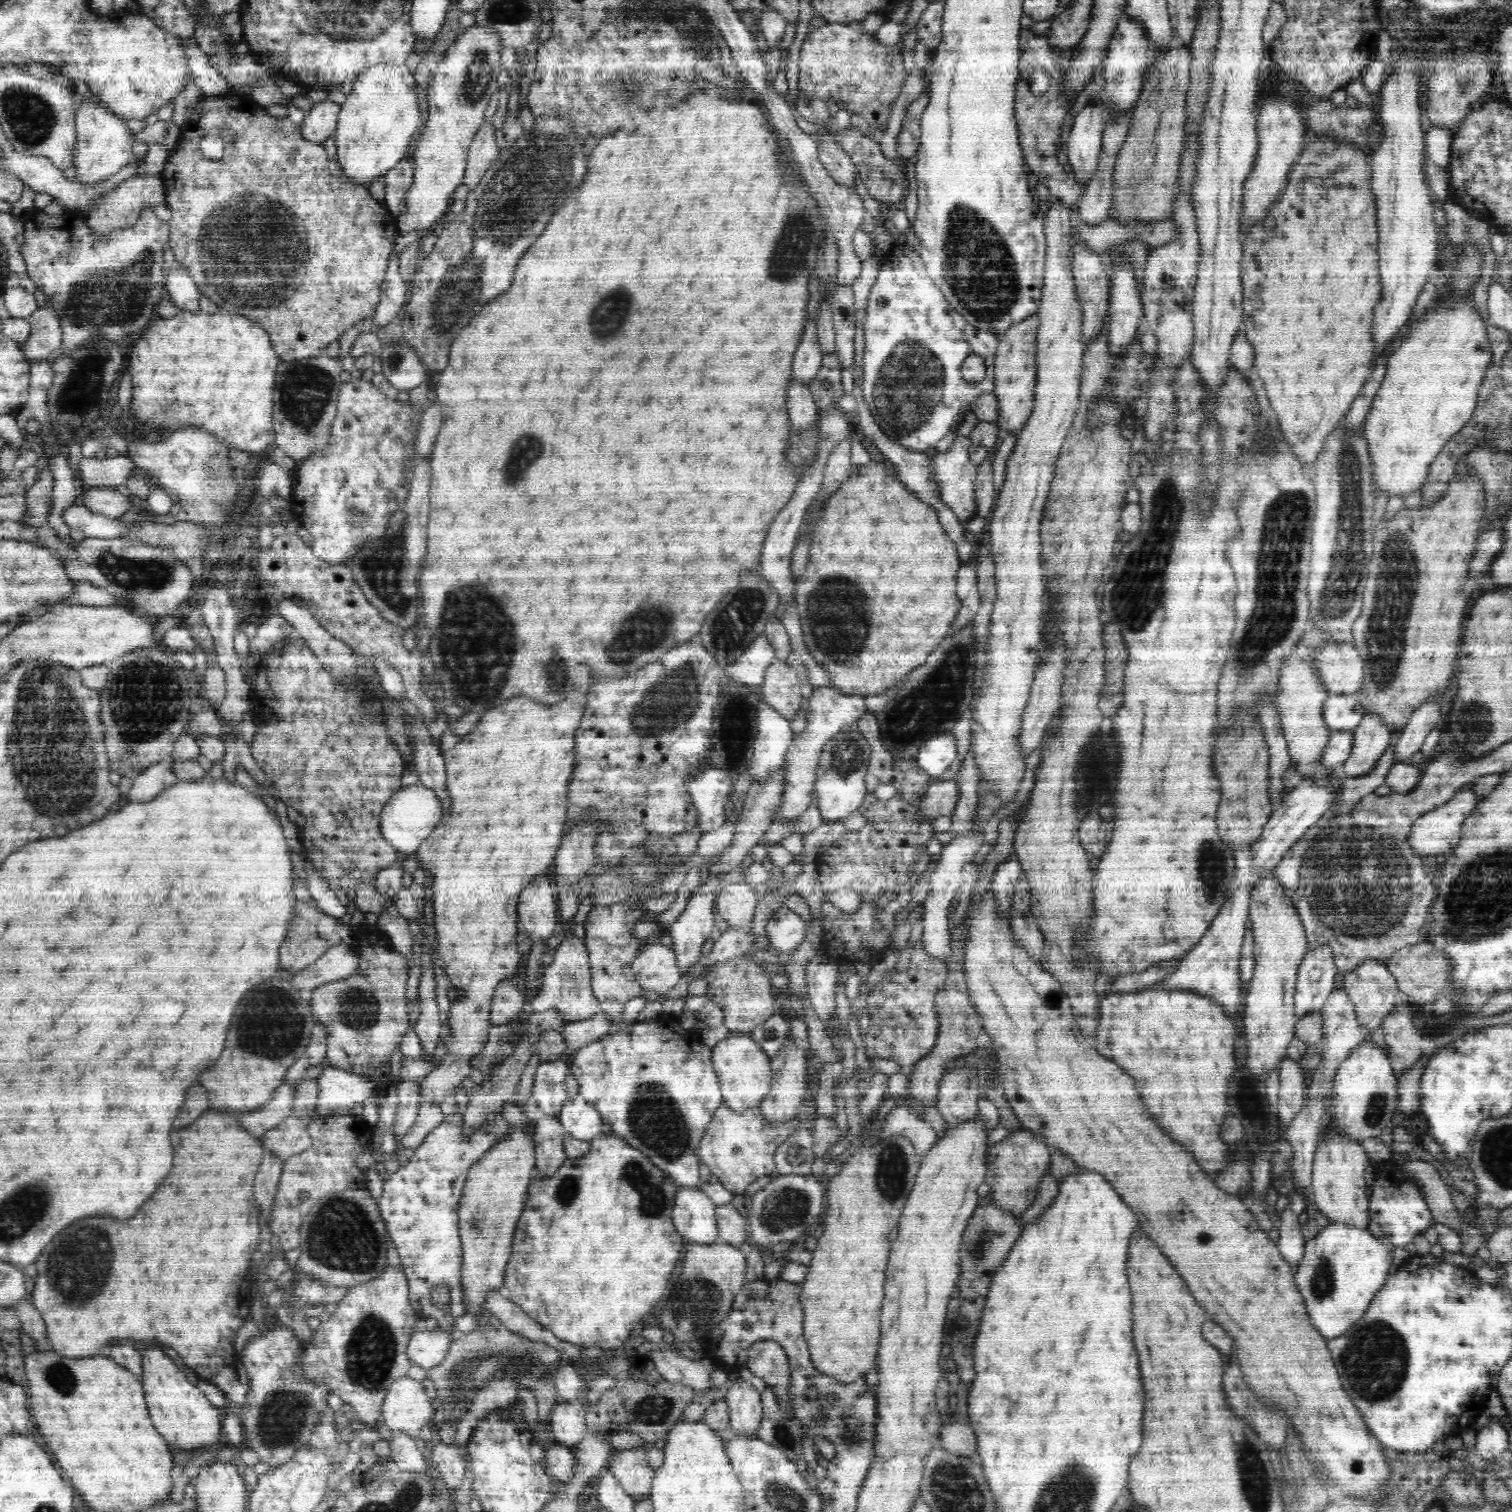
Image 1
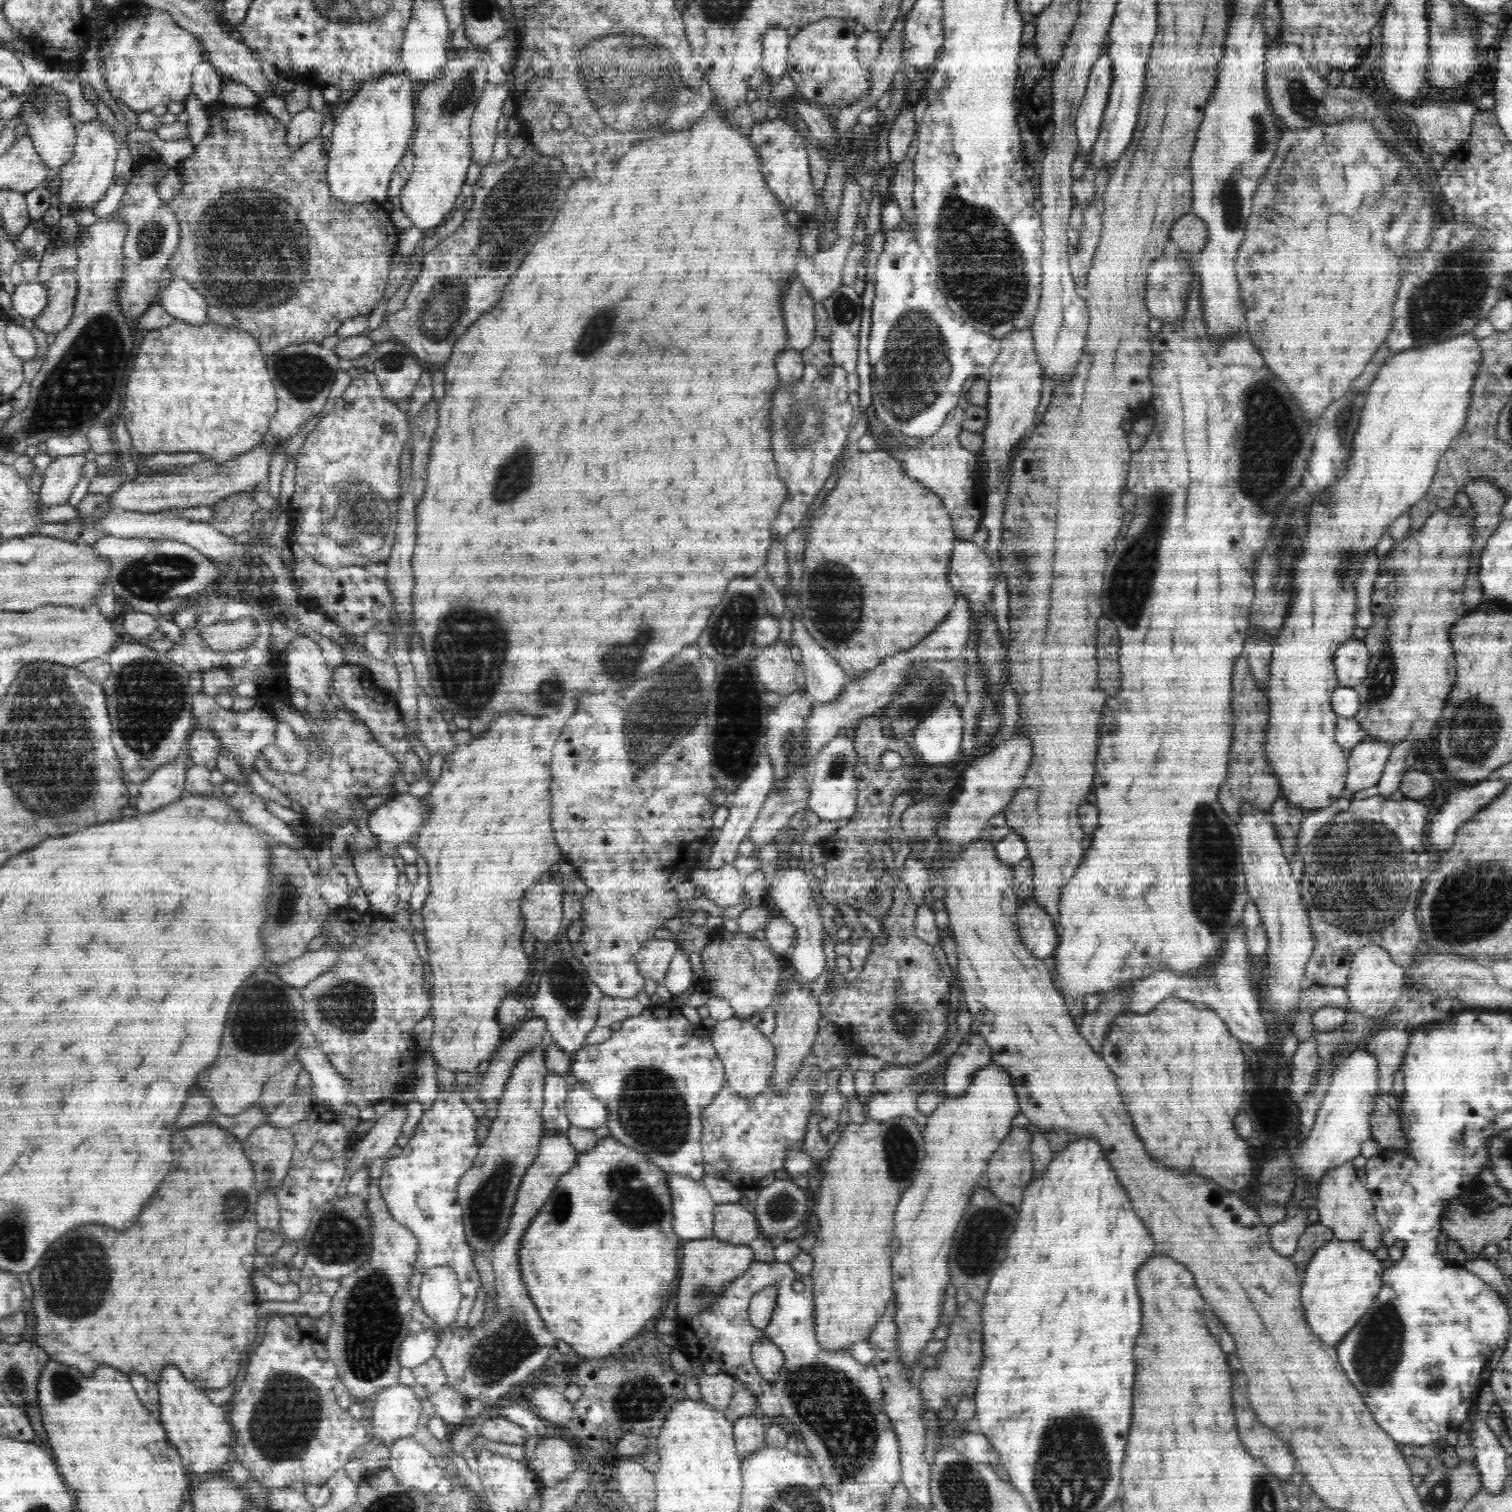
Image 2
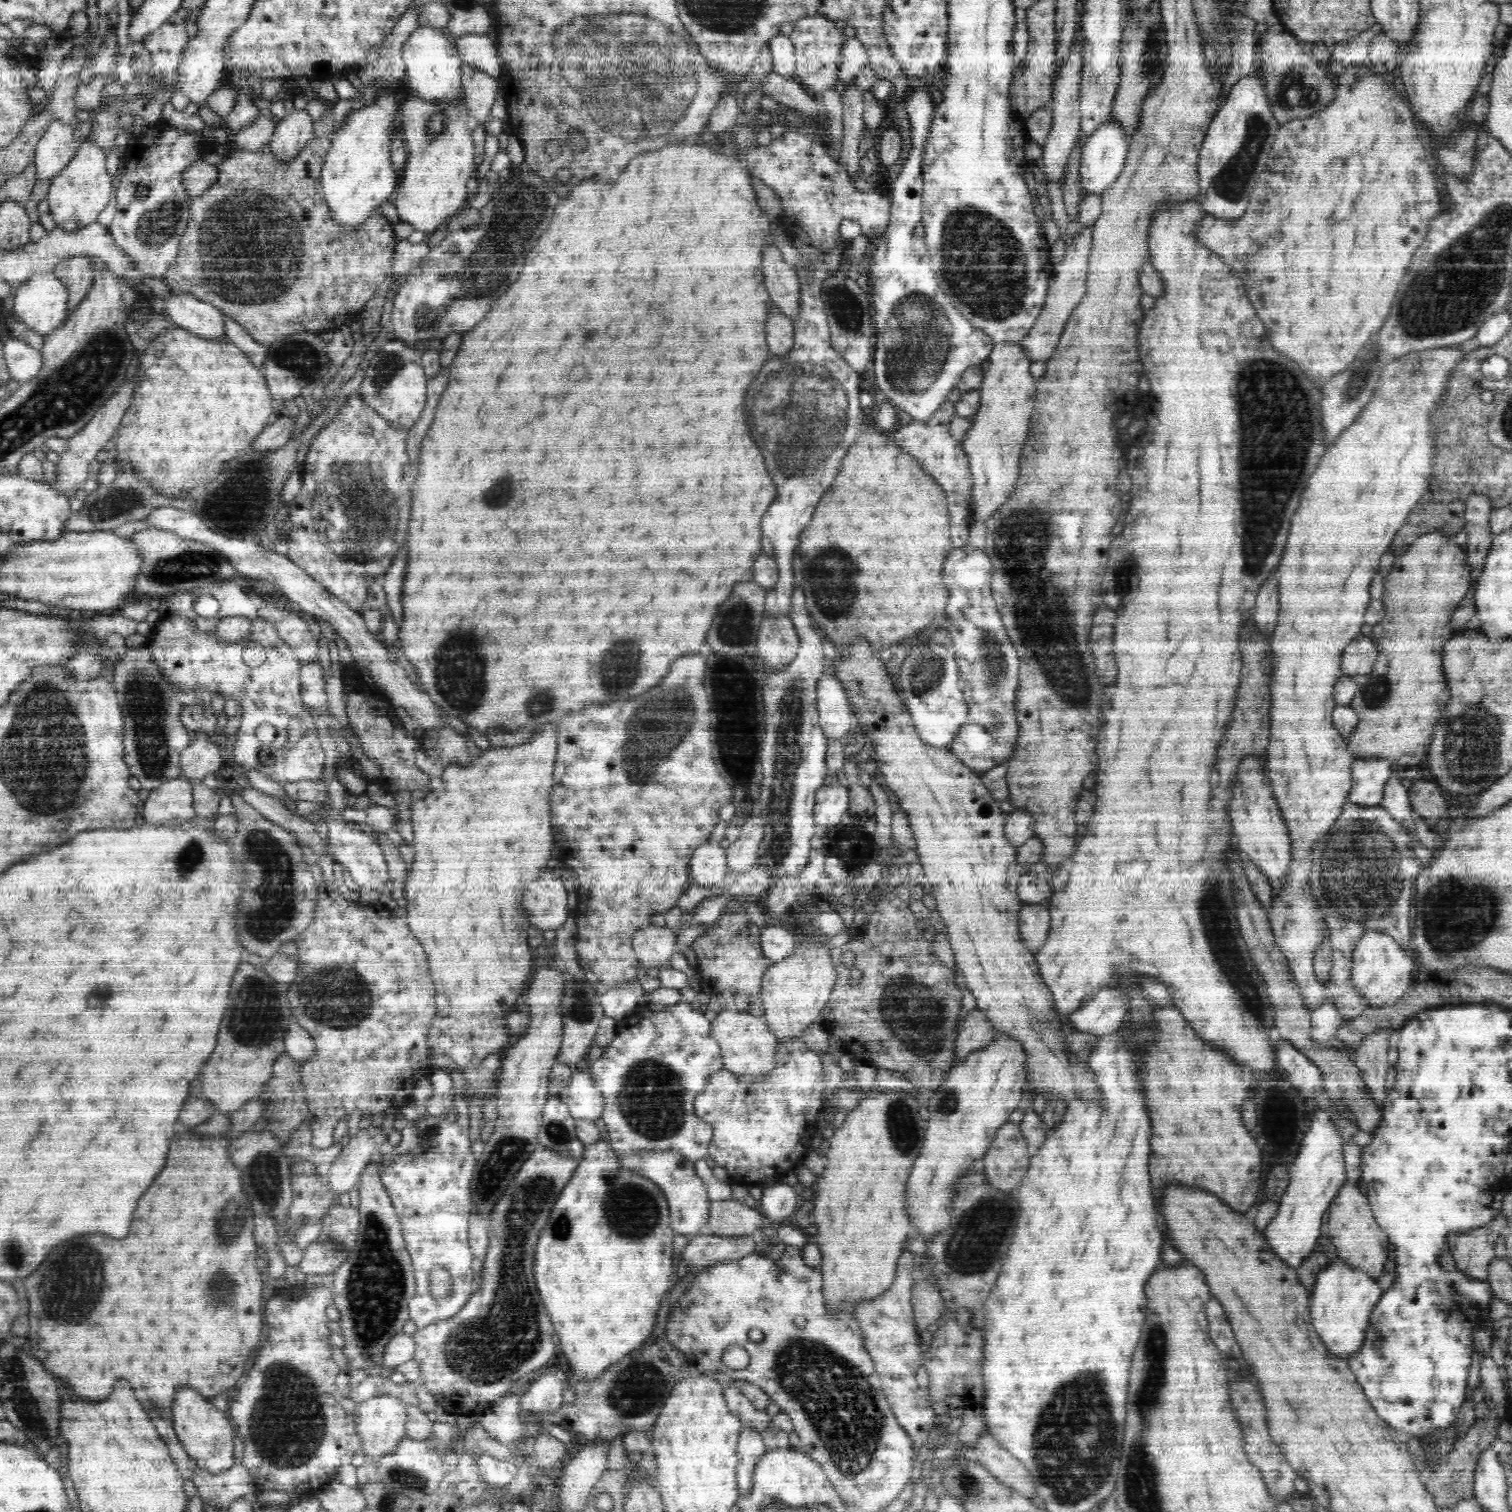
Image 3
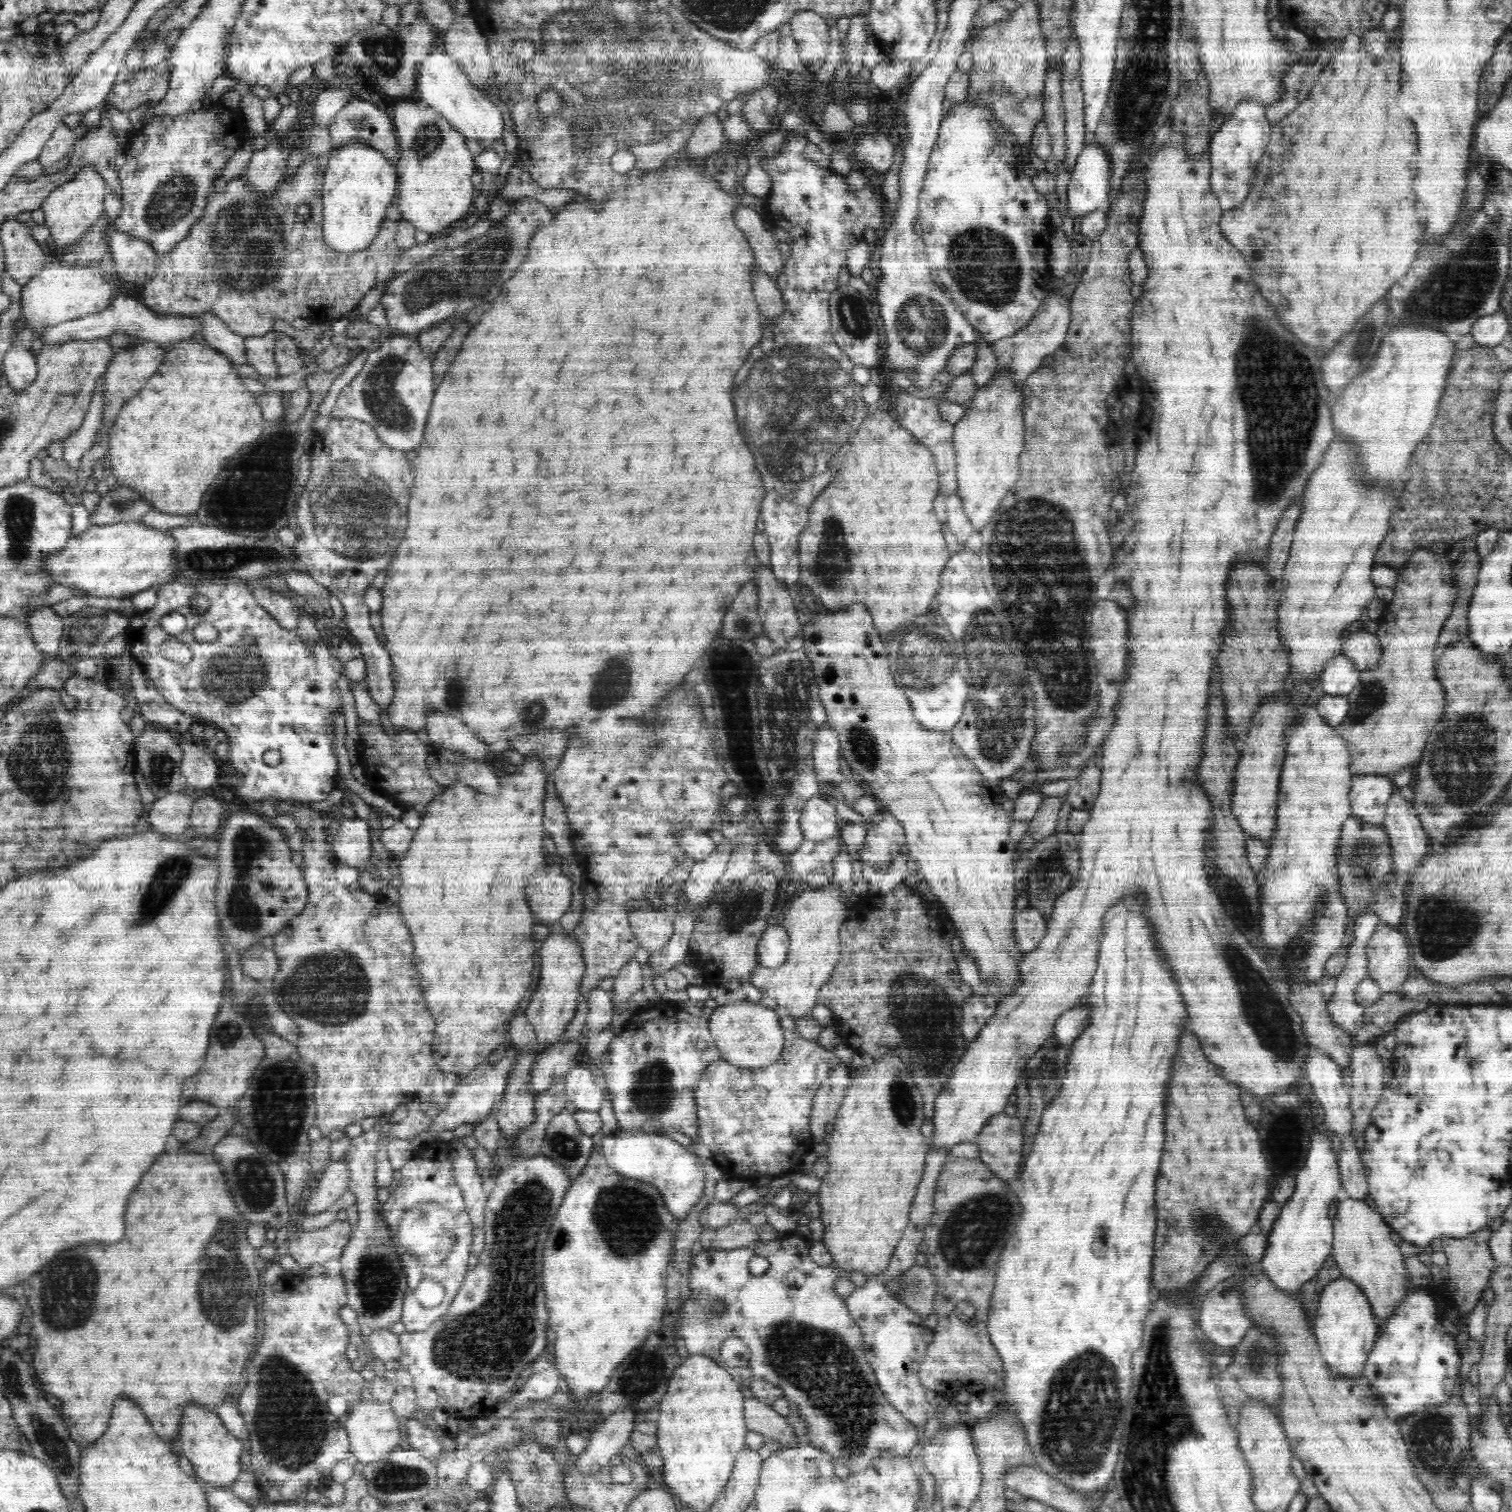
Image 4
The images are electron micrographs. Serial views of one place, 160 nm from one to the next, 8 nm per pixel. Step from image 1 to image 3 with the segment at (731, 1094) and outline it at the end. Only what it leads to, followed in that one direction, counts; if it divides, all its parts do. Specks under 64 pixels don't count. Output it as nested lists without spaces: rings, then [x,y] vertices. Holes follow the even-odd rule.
[[[729,1006],[720,1011],[711,1022],[711,1035],[720,1045],[723,1068],[734,1074],[741,1074],[747,1082],[762,1080],[770,1070],[774,1070],[778,1042],[764,1016],[754,1015],[749,1011],[738,1011]]]

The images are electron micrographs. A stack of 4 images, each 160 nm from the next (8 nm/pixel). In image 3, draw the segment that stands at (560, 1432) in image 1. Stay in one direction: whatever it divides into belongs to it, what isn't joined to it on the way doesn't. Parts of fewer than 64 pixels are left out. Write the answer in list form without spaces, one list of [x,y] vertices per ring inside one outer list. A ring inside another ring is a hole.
[[[546,1378],[546,1382],[542,1386],[536,1386],[536,1382],[529,1386],[521,1395],[522,1400],[520,1400],[520,1408],[523,1412],[530,1410],[530,1413],[554,1413],[555,1411],[561,1410],[562,1406],[565,1404],[562,1402],[562,1384],[556,1380],[556,1378]]]

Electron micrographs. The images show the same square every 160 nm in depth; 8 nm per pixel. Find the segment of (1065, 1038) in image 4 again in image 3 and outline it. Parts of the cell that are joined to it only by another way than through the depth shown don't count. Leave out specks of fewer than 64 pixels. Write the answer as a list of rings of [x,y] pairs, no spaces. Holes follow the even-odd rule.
[[[1103,988],[1091,1001],[1069,1014],[1072,1026],[1079,1033],[1098,1036],[1116,1030],[1127,1014],[1127,998],[1118,988]]]

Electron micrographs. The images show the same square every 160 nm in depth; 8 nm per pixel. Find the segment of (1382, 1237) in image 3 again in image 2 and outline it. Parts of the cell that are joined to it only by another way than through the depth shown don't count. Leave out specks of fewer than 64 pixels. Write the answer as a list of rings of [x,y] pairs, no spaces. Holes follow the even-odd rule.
[[[1346,1162],[1337,1169],[1330,1169],[1321,1178],[1321,1183],[1315,1205],[1319,1212],[1318,1224],[1332,1229],[1338,1241],[1354,1241],[1364,1249],[1376,1250],[1382,1242],[1382,1229],[1376,1220],[1370,1220],[1375,1216],[1375,1206],[1362,1172],[1356,1170],[1351,1162]]]

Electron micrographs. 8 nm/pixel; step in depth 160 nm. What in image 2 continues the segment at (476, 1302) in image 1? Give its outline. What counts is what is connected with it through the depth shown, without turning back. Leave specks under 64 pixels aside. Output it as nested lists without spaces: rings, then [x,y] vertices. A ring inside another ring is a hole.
[[[538,1044],[519,1056],[498,1101],[497,1117],[492,1120],[488,1137],[482,1142],[472,1168],[458,1183],[457,1198],[462,1208],[465,1237],[473,1252],[480,1252],[487,1258],[494,1244],[506,1234],[520,1182],[539,1154],[546,1132],[541,1112],[547,1076],[544,1046]]]

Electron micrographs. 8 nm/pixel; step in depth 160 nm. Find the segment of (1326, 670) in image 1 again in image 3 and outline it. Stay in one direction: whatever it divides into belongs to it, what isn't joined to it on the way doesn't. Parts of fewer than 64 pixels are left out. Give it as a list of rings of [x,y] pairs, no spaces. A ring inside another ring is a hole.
[[[1360,635],[1345,648],[1341,658],[1341,673],[1348,677],[1362,679],[1376,660],[1376,648],[1370,638]]]

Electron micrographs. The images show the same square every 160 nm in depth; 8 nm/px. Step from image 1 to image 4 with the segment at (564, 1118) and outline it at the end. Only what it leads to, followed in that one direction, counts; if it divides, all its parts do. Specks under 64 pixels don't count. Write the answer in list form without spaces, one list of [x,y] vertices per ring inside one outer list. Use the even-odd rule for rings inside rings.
[[[577,1063],[568,1071],[565,1089],[568,1100],[574,1104],[576,1111],[598,1112],[607,1100],[603,1085],[584,1064]]]

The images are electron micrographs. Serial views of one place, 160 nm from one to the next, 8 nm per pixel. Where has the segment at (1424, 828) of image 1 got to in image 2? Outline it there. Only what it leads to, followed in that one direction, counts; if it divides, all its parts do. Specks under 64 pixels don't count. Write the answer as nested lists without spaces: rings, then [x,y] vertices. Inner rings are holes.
[[[1486,780],[1464,790],[1453,791],[1446,802],[1435,812],[1430,822],[1428,846],[1448,850],[1454,844],[1454,832],[1458,826],[1468,822],[1480,808],[1494,800],[1506,788],[1504,780]]]

